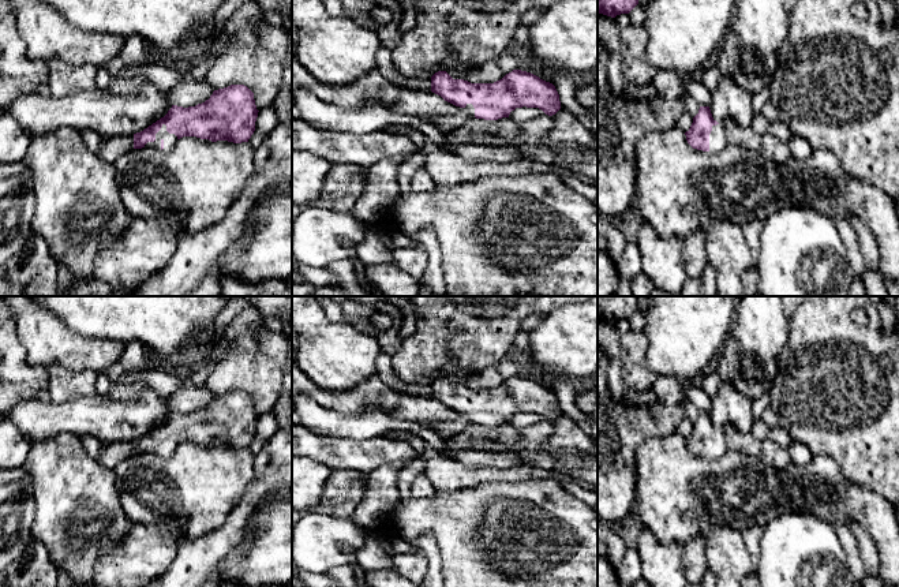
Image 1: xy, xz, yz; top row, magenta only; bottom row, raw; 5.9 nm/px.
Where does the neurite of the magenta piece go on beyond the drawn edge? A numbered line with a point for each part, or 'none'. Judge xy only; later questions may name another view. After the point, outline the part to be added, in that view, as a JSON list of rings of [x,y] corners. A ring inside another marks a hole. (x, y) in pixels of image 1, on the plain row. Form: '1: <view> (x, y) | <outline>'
1: xy (169, 445) | [[[162,430],[161,435],[156,440],[154,448],[147,448],[145,453],[156,453],[164,459],[169,459],[177,449],[177,442],[166,437],[166,431]]]

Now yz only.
1: yz (718, 444) | [[[719,429],[716,431],[712,431],[712,437],[709,440],[709,459],[718,459],[727,449],[728,446],[724,438],[724,430]]]

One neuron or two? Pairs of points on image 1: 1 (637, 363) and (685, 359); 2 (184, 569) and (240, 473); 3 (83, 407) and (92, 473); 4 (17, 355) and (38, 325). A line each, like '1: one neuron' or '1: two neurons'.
1: two neurons
2: two neurons
3: two neurons
4: two neurons

